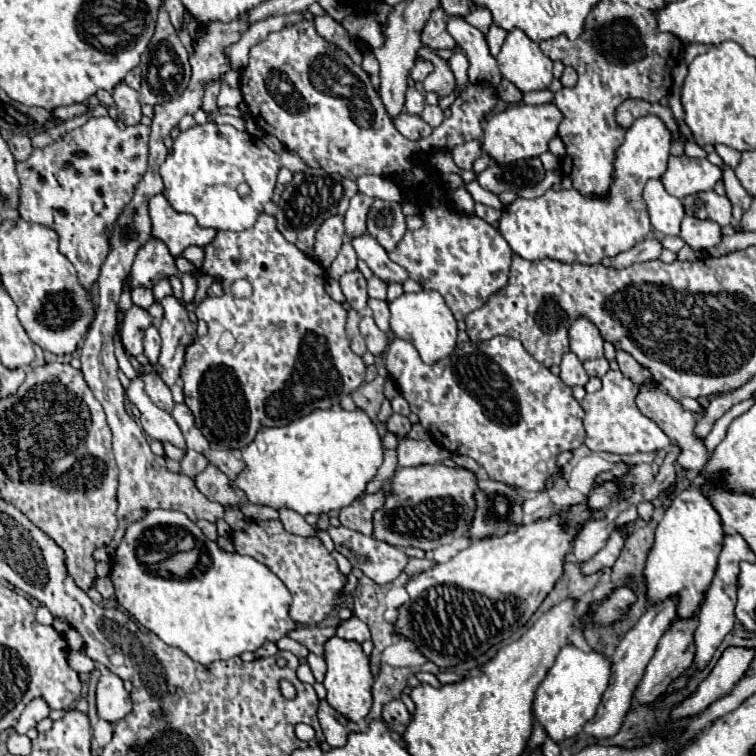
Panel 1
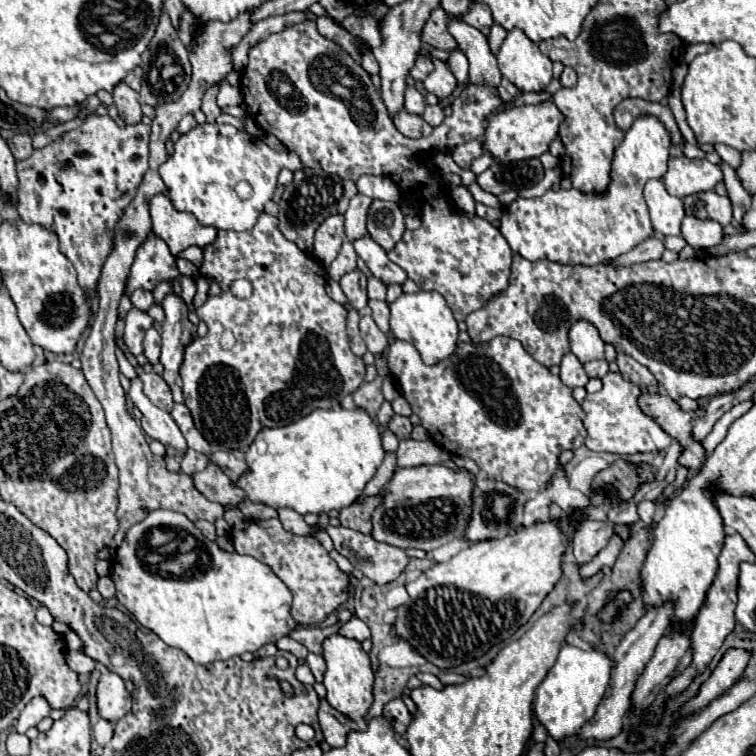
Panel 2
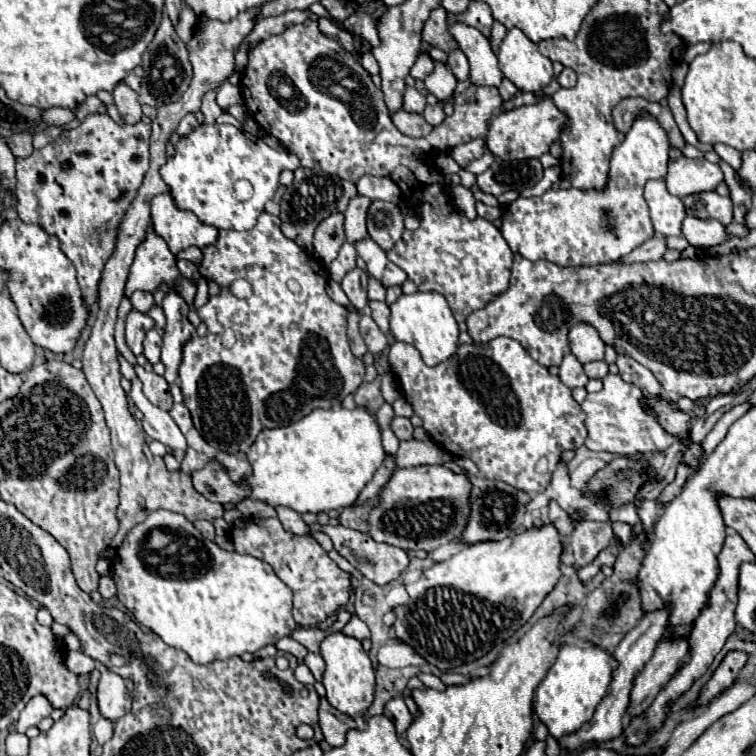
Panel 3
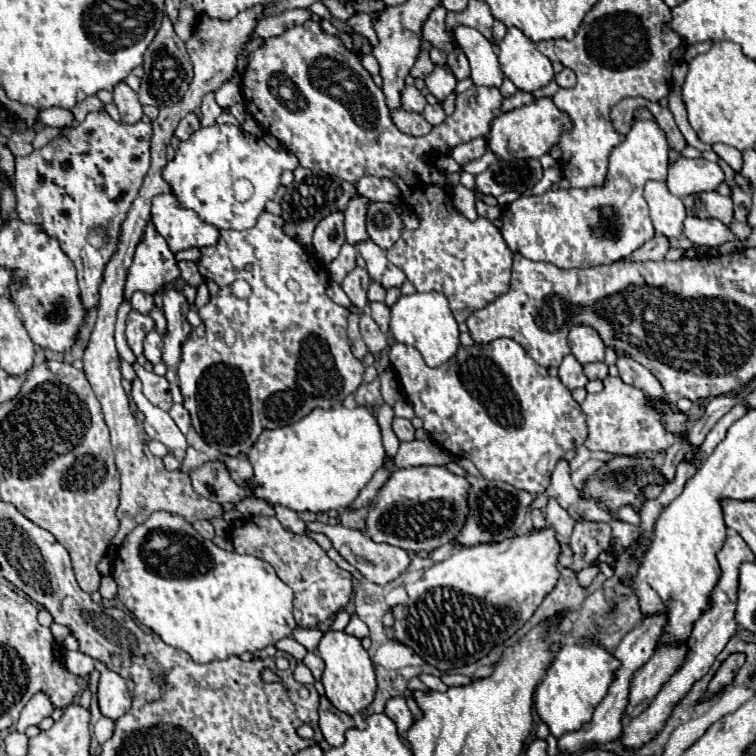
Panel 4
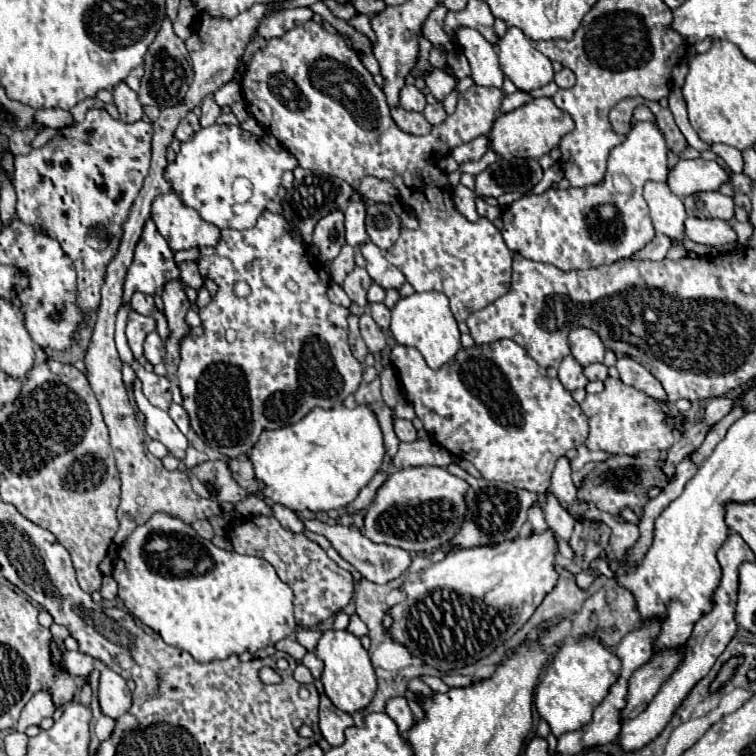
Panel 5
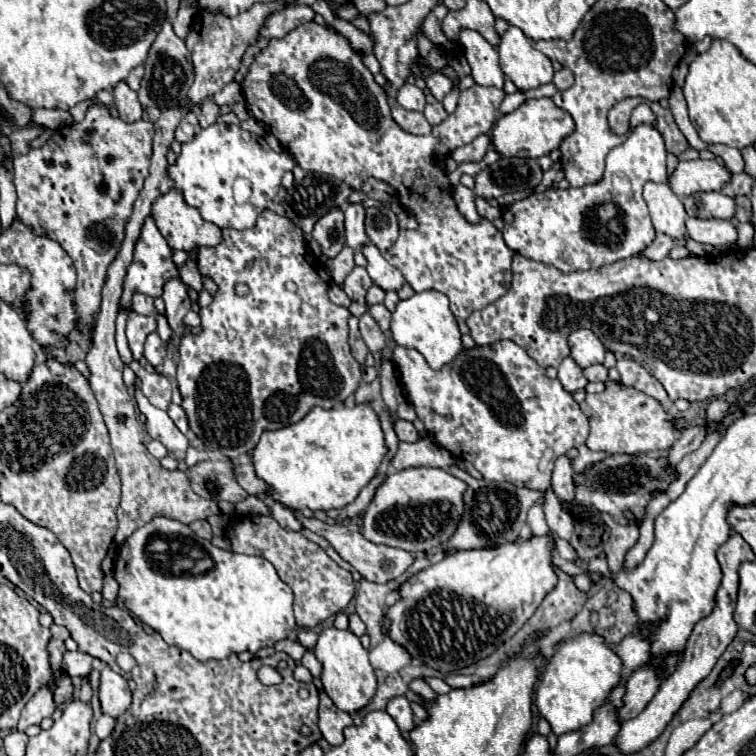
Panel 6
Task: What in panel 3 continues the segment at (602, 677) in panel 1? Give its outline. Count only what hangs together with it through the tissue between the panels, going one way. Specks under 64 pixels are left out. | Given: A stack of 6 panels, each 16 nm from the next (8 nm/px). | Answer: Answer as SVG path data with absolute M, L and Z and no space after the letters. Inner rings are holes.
M564 644L560 648L554 664L546 672L544 680L538 684L534 696L534 710L556 740L560 740L564 734L578 732L582 724L592 720L596 706L606 696L616 666L618 662L614 660L614 656L594 644L588 648Z

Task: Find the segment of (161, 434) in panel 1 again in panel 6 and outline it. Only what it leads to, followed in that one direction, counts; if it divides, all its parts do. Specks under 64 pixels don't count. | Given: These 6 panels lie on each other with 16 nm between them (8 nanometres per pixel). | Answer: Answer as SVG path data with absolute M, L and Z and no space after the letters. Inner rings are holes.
M138 390L136 392L136 402L138 402L138 408L140 412L146 416L146 428L148 428L148 434L154 438L154 440L160 440L168 452L174 452L174 454L184 454L186 448L188 448L188 440L186 436L172 424L170 416L166 414L166 410L160 410L156 406L152 406L148 402L148 398Z

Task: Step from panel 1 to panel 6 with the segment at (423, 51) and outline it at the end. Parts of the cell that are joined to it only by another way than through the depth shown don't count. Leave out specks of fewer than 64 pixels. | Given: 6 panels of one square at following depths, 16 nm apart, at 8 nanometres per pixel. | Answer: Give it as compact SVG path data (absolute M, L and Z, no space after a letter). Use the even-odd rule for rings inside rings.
M434 72L426 80L426 84L428 84L428 88L430 88L430 92L434 94L436 100L444 100L444 96L450 94L450 90L452 90L452 80L446 78L446 76L442 76L440 72Z

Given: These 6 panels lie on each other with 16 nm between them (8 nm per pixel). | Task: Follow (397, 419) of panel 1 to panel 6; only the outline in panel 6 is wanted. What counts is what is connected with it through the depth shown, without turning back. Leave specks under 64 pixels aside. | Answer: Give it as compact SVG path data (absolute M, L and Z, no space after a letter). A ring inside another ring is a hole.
M398 420L396 426L394 426L394 430L396 430L398 440L402 440L402 442L418 442L418 440L420 440L420 436L418 436L416 428L412 426L412 422Z

